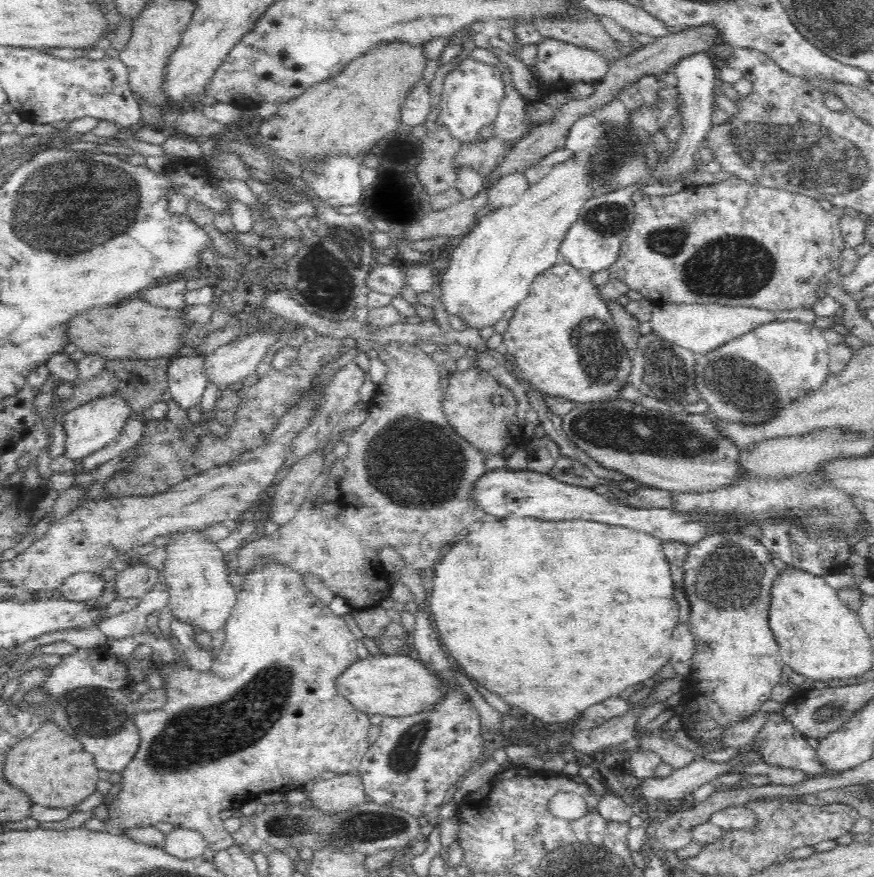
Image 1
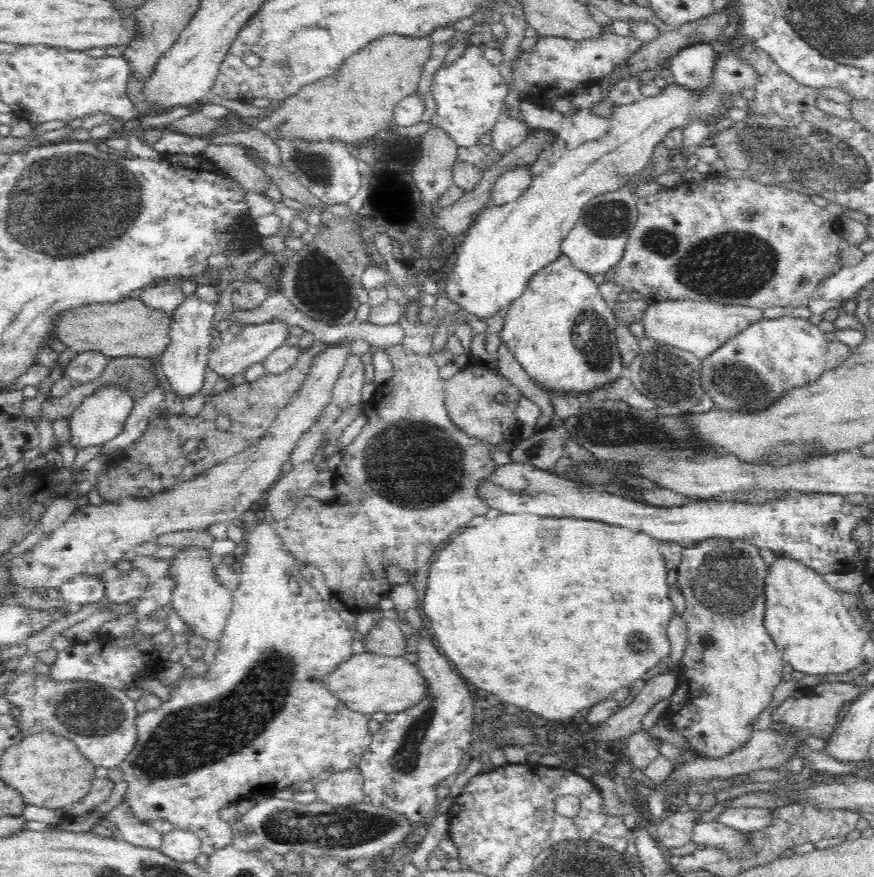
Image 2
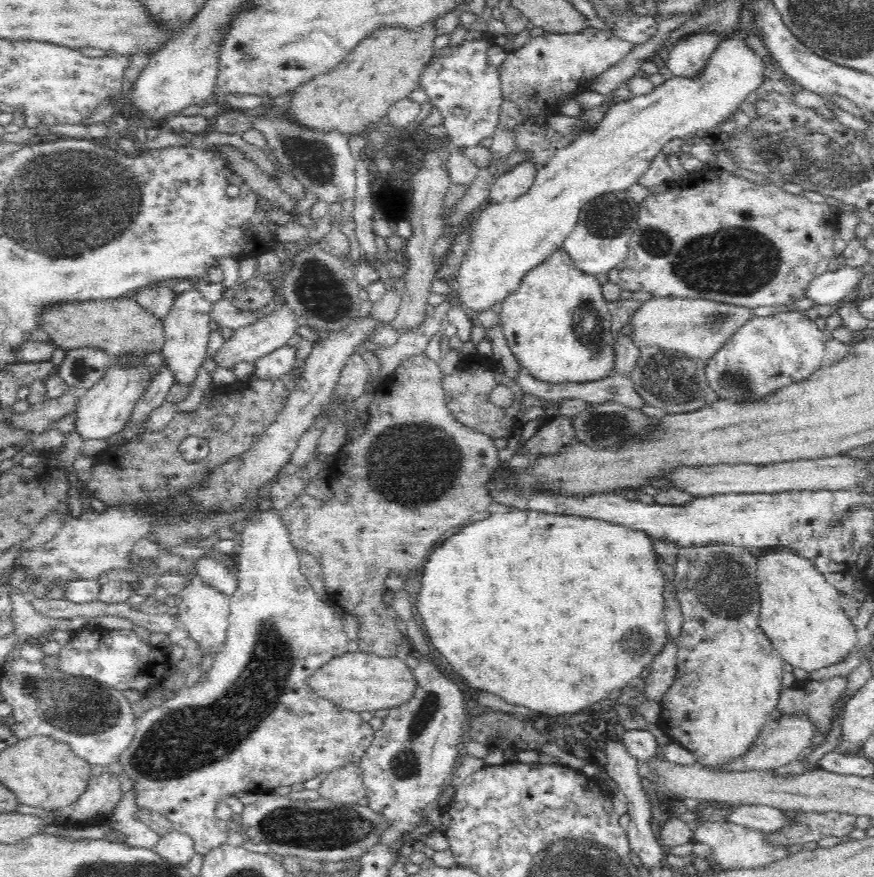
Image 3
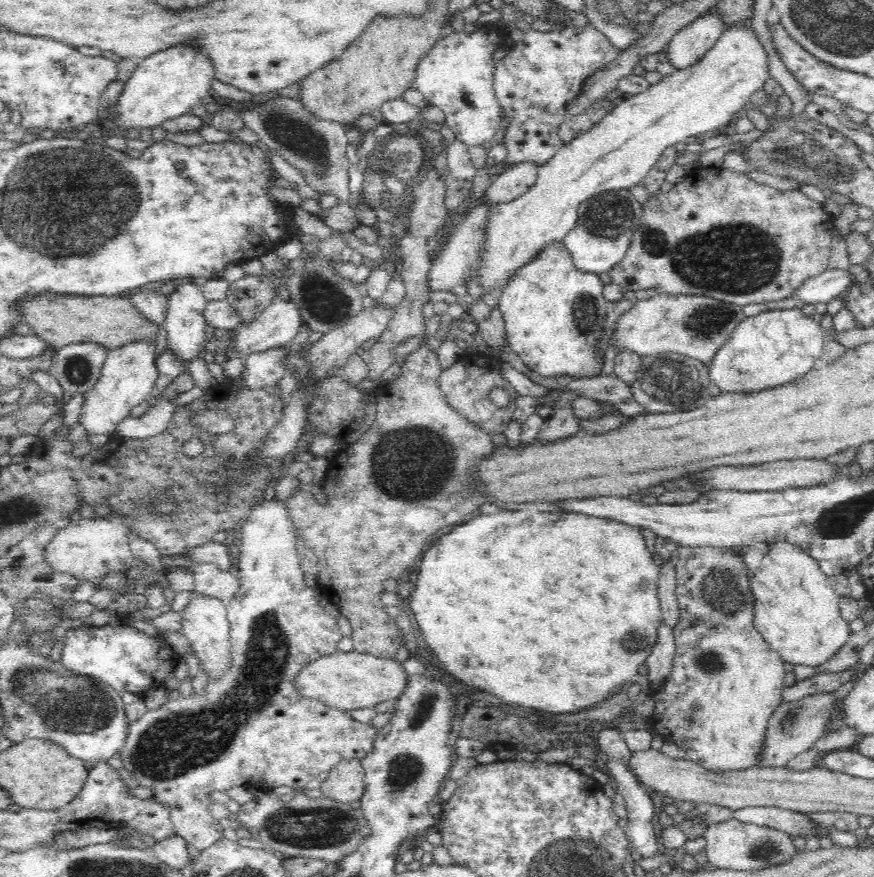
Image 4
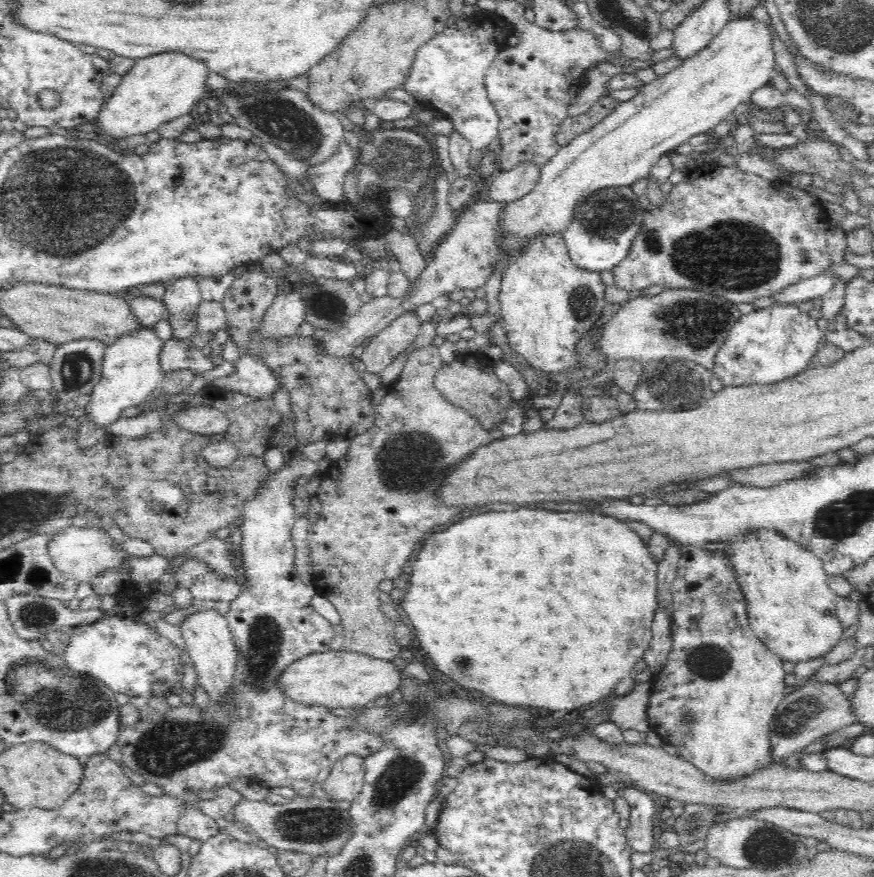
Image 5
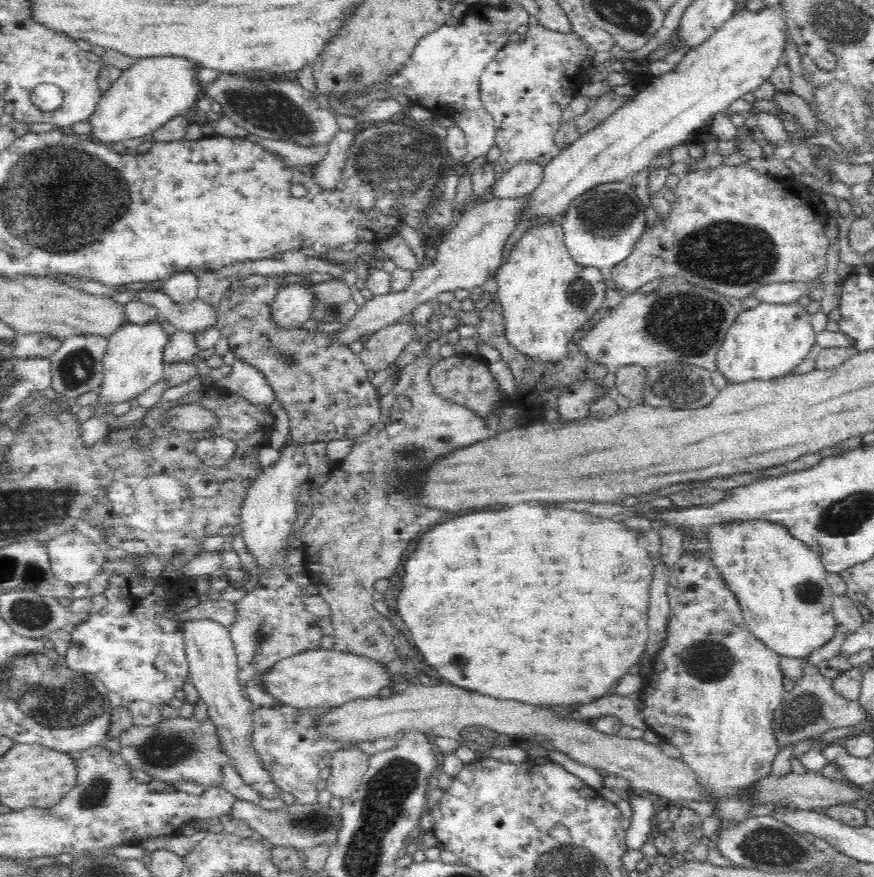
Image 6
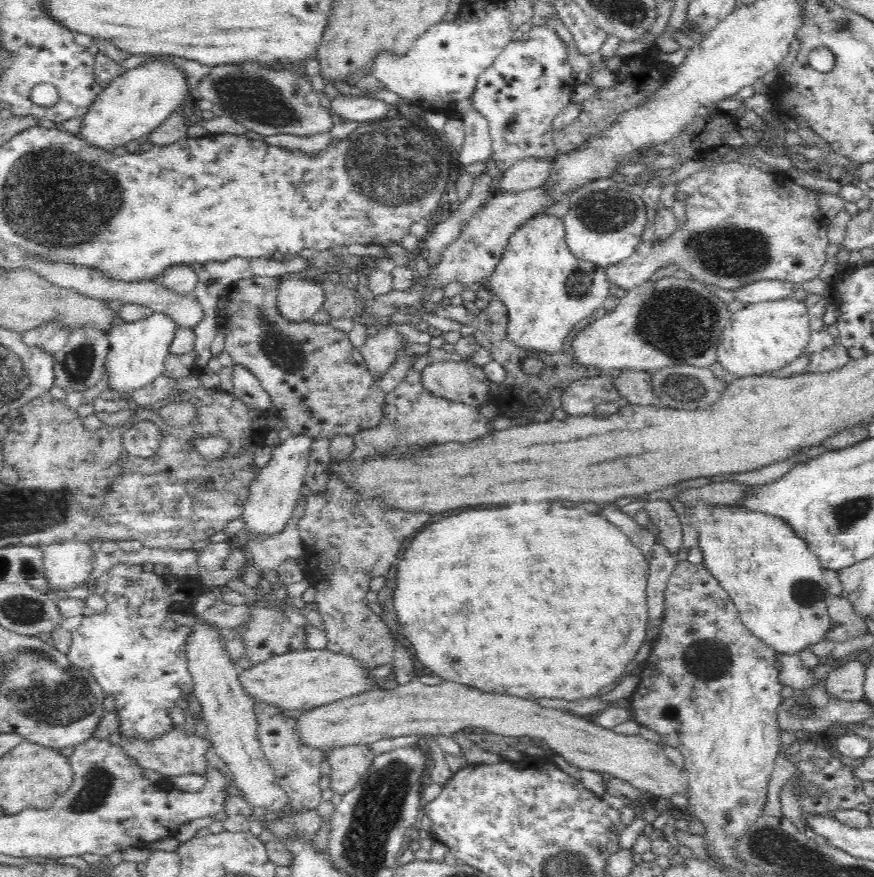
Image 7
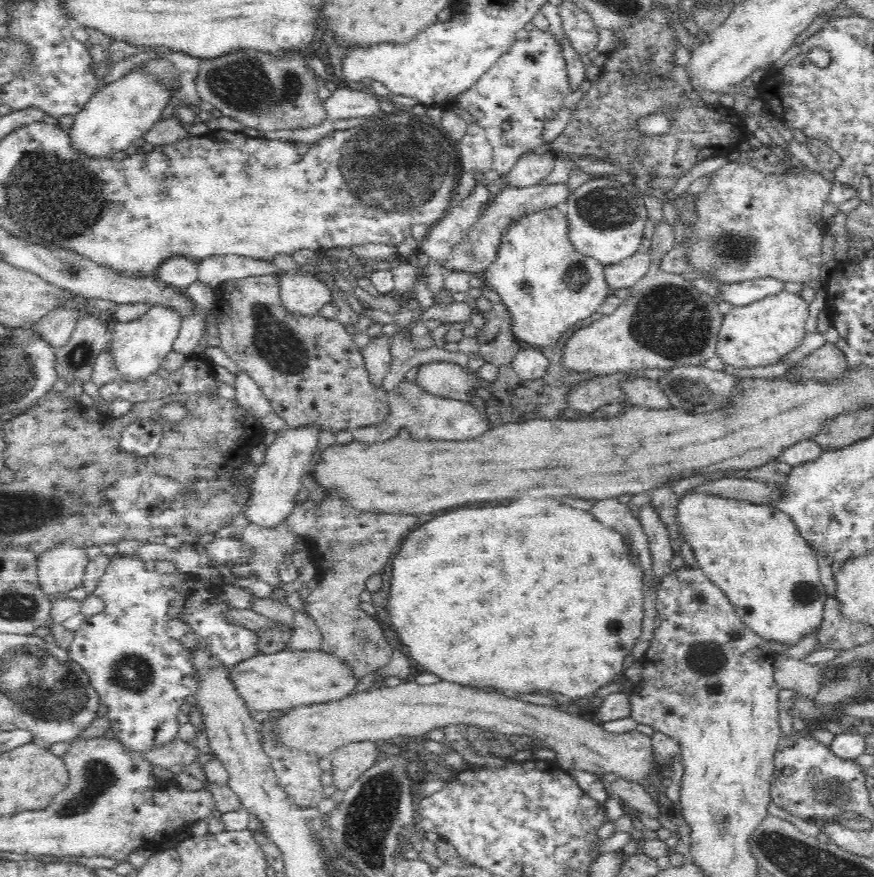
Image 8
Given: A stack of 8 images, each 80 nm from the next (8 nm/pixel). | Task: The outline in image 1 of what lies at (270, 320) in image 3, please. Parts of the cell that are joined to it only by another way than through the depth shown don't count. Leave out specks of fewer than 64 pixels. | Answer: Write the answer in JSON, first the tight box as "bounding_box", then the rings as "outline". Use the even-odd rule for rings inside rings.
{"bounding_box":[204,330,278,391],"outline":[[[264,330],[220,346],[204,359],[205,377],[220,391],[241,387],[241,382],[258,370],[258,364],[276,342],[278,338]]]}

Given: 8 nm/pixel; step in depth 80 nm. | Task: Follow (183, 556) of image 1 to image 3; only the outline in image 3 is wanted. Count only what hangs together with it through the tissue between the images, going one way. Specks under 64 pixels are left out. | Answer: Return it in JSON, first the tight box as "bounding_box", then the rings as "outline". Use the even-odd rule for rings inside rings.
{"bounding_box":[175,561,230,657],"outline":[[[188,561],[178,570],[180,575],[187,577],[187,583],[175,594],[175,606],[178,607],[178,623],[189,632],[189,637],[200,642],[203,654],[214,657],[225,641],[230,614],[230,595],[210,585],[198,571],[187,568]]]}

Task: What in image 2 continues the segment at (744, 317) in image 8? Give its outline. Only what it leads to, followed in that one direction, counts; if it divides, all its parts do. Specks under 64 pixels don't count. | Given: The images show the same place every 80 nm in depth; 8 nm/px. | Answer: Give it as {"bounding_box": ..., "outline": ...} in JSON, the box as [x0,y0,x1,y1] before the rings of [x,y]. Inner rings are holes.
{"bounding_box":[701,316,828,410],"outline":[[[802,316],[764,318],[701,359],[701,387],[712,398],[716,410],[766,410],[784,398],[784,394],[814,384],[824,374],[828,343],[818,325]]]}

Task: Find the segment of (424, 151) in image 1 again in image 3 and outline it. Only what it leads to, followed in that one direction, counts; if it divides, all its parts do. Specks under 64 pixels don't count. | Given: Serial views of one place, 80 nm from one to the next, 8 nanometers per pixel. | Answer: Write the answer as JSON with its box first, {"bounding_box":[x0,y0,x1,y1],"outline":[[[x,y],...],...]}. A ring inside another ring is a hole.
{"bounding_box":[390,125,456,332],"outline":[[[433,125],[431,127],[426,128],[427,134],[431,138],[435,138],[435,142],[439,142],[437,145],[432,145],[432,143],[426,144],[428,145],[428,150],[424,155],[424,160],[422,160],[422,164],[420,164],[420,168],[412,174],[409,185],[413,187],[413,195],[412,195],[412,208],[407,211],[403,211],[407,216],[407,219],[411,223],[412,226],[412,234],[409,238],[405,240],[405,259],[408,259],[408,266],[404,269],[404,274],[402,276],[402,280],[406,282],[406,291],[402,293],[402,300],[400,310],[398,310],[398,316],[394,319],[394,322],[390,322],[390,325],[400,329],[400,332],[415,329],[425,318],[426,318],[426,305],[428,304],[428,294],[431,292],[431,283],[435,279],[435,275],[437,272],[437,266],[434,264],[434,259],[432,257],[432,248],[434,248],[434,244],[438,242],[438,238],[443,234],[443,227],[445,223],[445,209],[443,206],[443,198],[446,196],[448,192],[449,186],[452,183],[450,180],[450,175],[448,172],[448,160],[450,160],[450,156],[452,156],[452,150],[456,147],[453,142],[448,140],[447,131],[443,125]]]}

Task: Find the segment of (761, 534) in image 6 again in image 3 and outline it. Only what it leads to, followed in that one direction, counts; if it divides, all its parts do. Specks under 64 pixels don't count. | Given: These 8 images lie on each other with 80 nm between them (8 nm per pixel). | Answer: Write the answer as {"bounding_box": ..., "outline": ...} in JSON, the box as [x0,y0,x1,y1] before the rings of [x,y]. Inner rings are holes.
{"bounding_box":[758,549,858,672],"outline":[[[769,549],[764,555],[758,556],[760,572],[758,574],[758,591],[760,591],[760,627],[770,642],[776,647],[783,660],[793,668],[806,672],[822,670],[834,664],[844,662],[856,650],[858,631],[842,610],[840,597],[843,595],[836,587],[828,584],[825,576],[807,559],[796,556],[788,549]]]}

